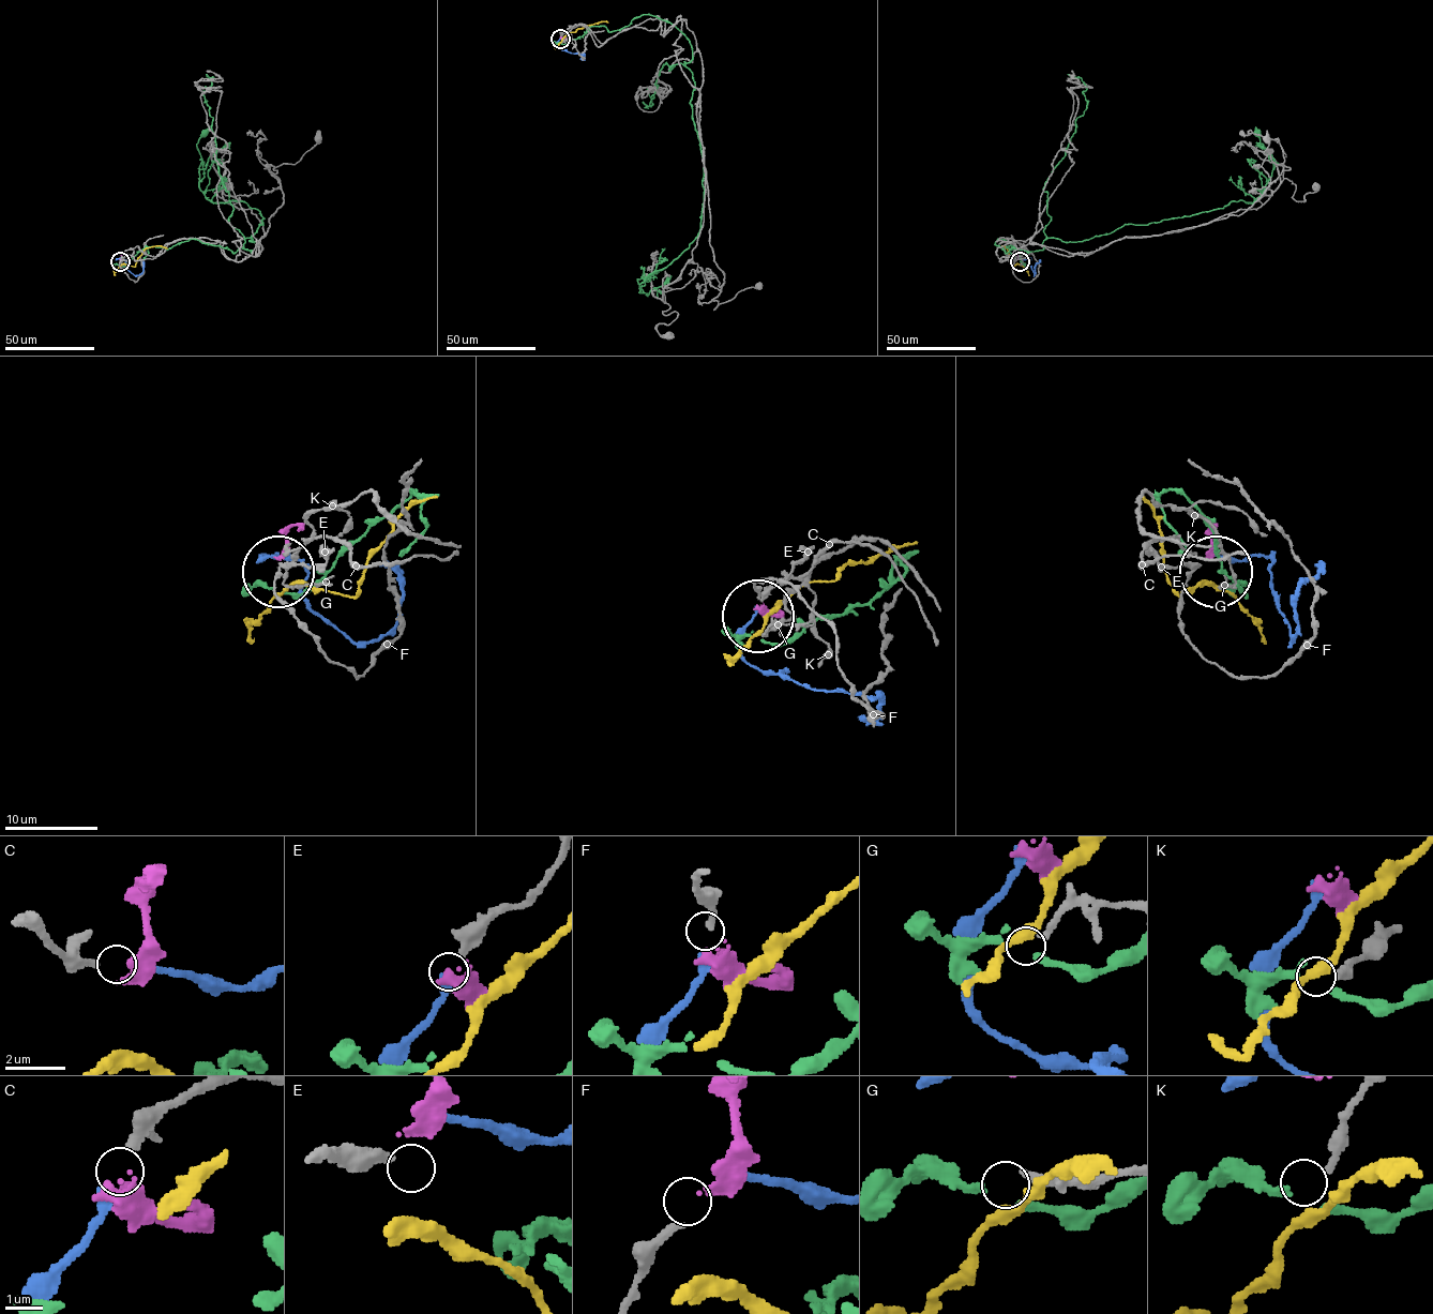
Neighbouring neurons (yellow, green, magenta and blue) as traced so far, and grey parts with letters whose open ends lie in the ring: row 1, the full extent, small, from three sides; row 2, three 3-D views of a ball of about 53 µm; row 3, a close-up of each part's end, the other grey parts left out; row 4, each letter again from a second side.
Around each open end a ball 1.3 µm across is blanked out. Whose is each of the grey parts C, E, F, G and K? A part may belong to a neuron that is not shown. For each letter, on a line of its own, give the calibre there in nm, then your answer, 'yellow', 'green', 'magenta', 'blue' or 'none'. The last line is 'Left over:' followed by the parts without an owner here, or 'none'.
C: 320 nm thick; blue
E: 440 nm thick; none
F: 240 nm thick; magenta
G: 200 nm thick; none
K: 280 nm thick; none
Left over: E, G, K

